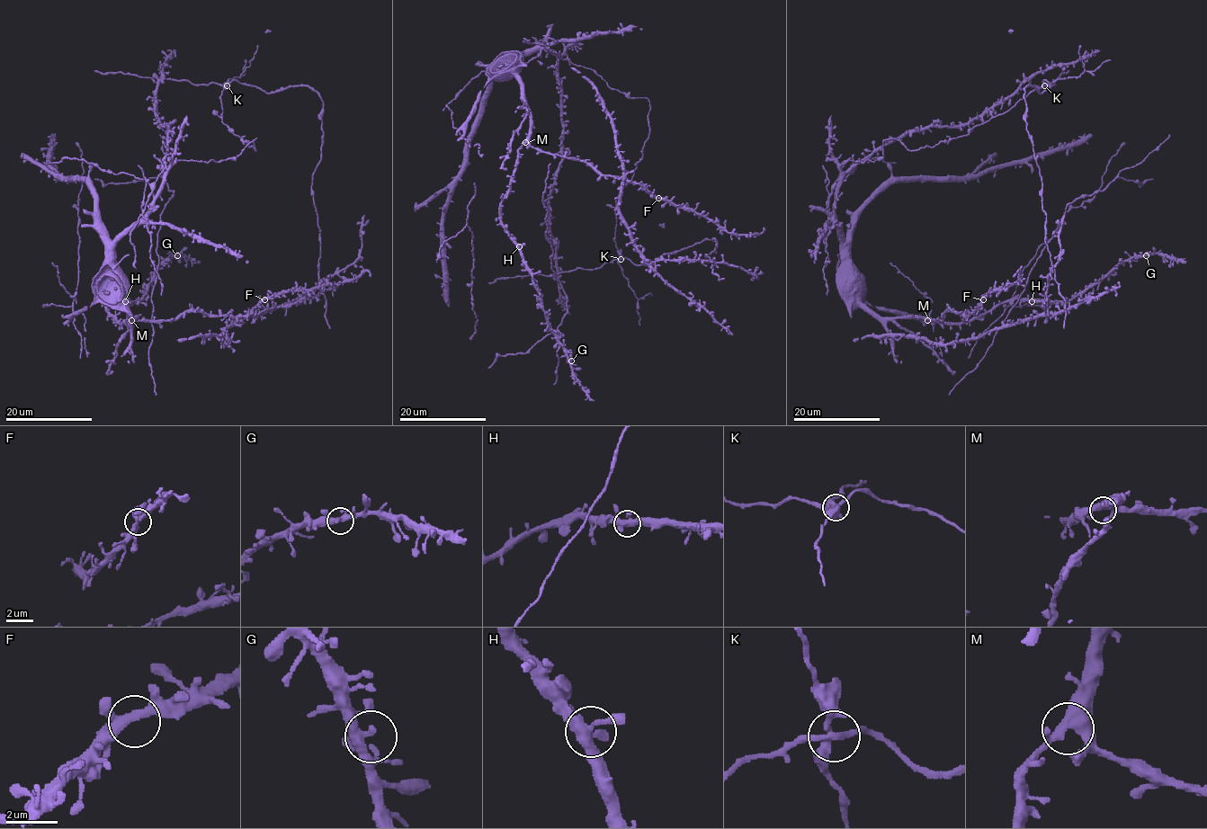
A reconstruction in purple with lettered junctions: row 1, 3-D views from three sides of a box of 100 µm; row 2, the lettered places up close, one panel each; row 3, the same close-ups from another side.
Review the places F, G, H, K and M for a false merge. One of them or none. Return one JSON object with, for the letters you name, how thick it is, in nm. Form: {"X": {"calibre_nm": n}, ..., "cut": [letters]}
{"K": {"calibre_nm": 300}, "cut": ["K"]}

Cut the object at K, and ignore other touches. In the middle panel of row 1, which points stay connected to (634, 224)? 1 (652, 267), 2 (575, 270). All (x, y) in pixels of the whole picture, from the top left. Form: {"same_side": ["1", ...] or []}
{"same_side": ["1"]}

